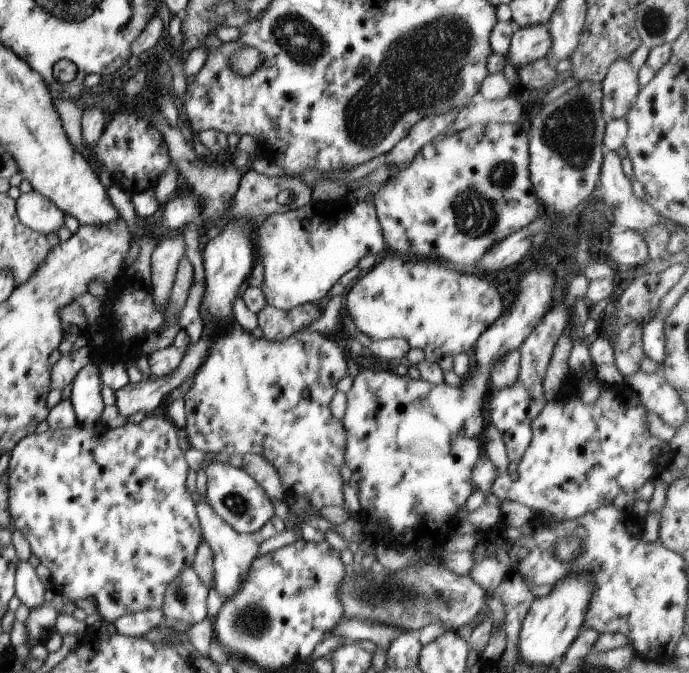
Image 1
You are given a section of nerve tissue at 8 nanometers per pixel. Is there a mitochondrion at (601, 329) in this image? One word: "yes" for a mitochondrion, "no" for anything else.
no

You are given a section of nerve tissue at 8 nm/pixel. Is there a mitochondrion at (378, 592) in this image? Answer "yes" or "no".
yes

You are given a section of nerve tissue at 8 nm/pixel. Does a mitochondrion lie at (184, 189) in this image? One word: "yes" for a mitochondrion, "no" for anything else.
no

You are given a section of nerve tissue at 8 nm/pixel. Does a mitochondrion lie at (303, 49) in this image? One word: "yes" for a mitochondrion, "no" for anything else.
yes

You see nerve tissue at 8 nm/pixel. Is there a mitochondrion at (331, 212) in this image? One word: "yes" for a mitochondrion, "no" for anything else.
no

